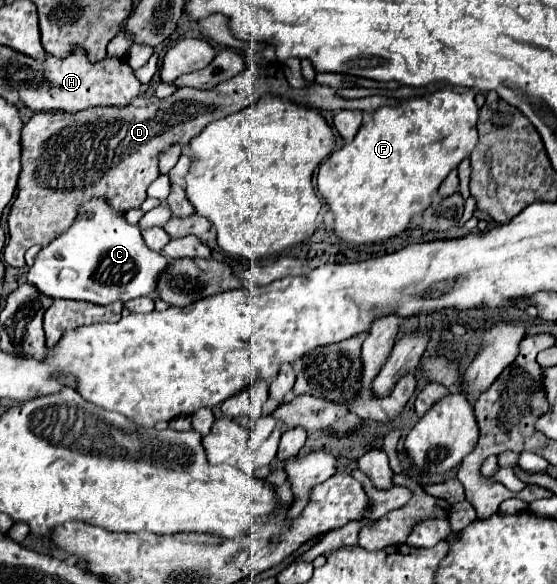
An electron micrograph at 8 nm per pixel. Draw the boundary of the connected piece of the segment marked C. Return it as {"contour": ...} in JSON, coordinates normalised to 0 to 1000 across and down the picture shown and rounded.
{"contour":[[[189,337],[153,344],[142,354],[135,382],[70,430],[48,467],[48,485],[92,512],[135,512],[171,522],[232,515],[278,505],[282,467],[296,461],[300,443],[260,423],[246,385],[232,385],[224,368],[206,361]]]}

